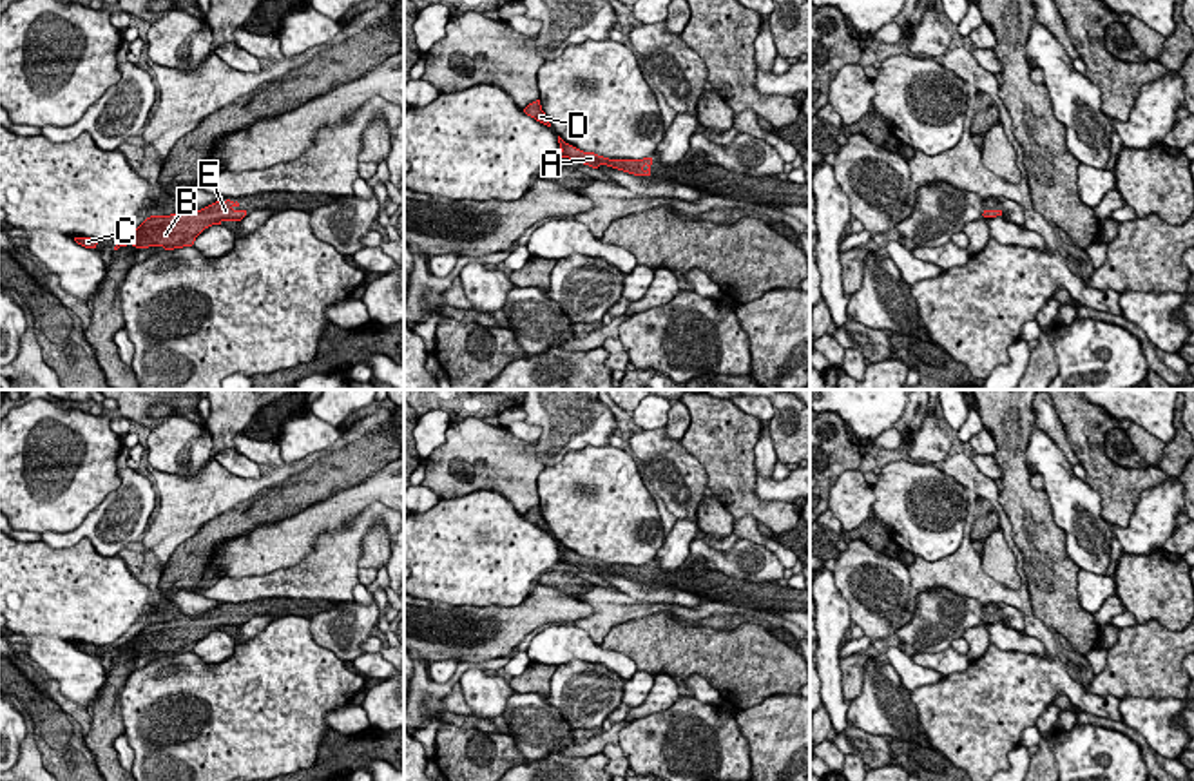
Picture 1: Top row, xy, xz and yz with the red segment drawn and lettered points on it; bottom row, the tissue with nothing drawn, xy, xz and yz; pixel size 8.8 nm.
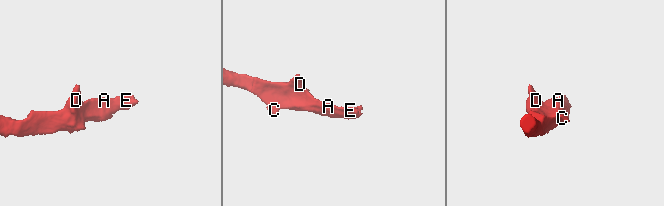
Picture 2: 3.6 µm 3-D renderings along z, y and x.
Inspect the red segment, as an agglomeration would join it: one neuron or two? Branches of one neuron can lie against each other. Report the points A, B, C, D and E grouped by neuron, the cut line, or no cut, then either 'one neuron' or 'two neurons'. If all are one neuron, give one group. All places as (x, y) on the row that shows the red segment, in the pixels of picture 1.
groups A B C D E; cut none; one neuron

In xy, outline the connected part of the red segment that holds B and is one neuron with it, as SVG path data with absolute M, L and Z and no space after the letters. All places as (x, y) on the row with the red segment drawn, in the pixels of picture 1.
M226 199L201 210L181 208L170 216L150 216L130 236L125 236L114 250L127 245L136 248L163 246L165 250L192 246L205 228L223 221L241 221L246 210L237 207L237 201Z

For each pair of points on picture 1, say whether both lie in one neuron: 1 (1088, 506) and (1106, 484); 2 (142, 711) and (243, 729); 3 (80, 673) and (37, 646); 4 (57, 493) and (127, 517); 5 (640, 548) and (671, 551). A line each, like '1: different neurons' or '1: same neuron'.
1: different neurons
2: same neuron
3: same neuron
4: different neurons
5: different neurons

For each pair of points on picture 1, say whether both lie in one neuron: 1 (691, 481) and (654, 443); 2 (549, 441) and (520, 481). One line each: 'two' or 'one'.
1: one
2: two

